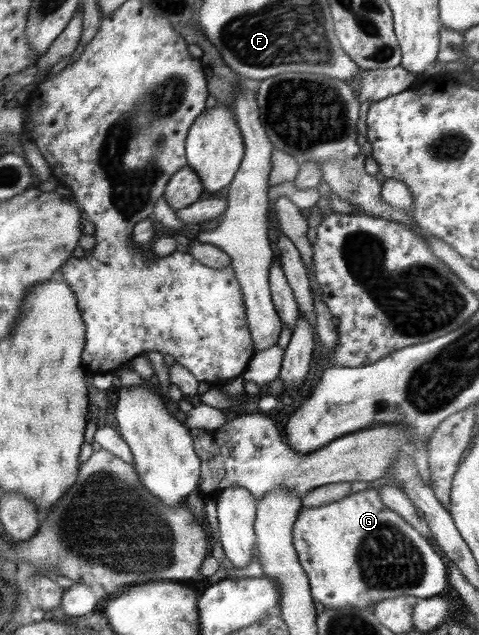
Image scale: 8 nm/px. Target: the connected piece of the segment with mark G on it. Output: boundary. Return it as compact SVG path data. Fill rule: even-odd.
M376 488L361 490L361 492L350 494L341 500L325 506L306 509L302 508L296 518L296 522L294 522L293 546L298 554L300 566L304 568L304 572L306 572L306 576L308 576L313 602L316 603L320 609L339 610L346 607L354 609L371 609L378 602L387 600L387 598L414 596L419 599L426 599L440 595L449 590L448 568L446 567L446 562L444 562L440 557L440 554L432 548L429 541L426 538L423 538L409 522L406 522L400 515L389 510L382 504Z

